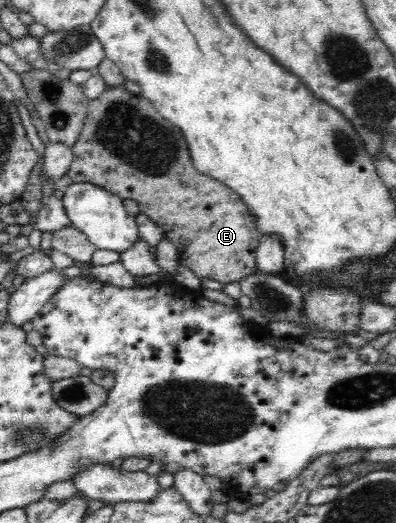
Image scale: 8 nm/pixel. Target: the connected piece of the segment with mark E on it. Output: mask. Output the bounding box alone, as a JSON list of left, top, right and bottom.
[68,85,263,284]

